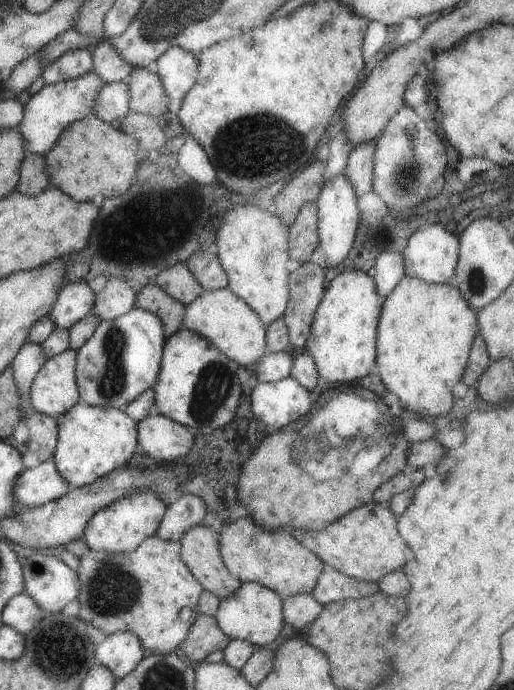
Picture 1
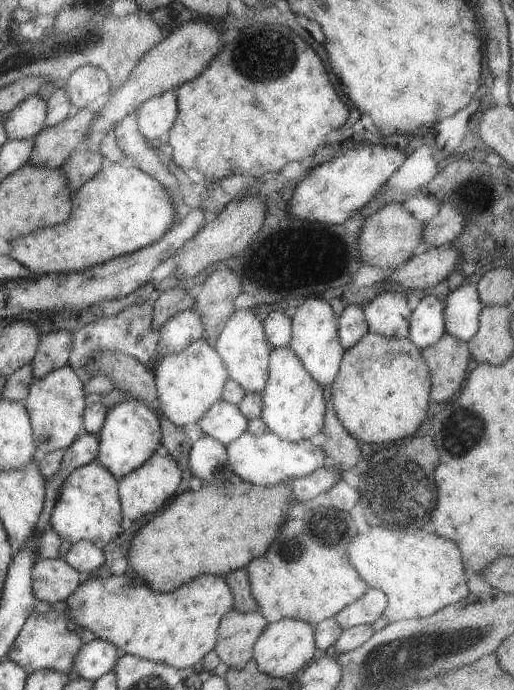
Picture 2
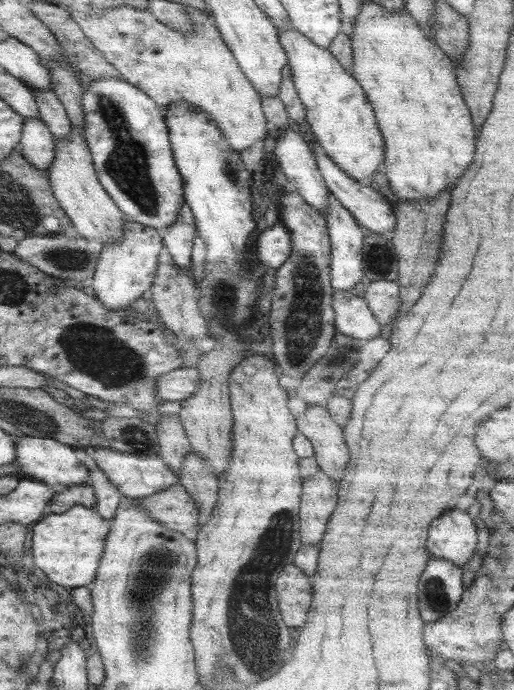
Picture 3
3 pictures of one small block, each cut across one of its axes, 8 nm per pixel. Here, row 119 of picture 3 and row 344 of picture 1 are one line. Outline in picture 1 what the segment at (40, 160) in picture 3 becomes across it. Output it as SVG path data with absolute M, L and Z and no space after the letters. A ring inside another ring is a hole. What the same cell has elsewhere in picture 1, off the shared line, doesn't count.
M25 344L9 364L13 368L13 380L19 390L19 418L21 420L31 418L33 414L29 406L29 388L43 364L45 364L45 356L41 352L41 346L37 344Z

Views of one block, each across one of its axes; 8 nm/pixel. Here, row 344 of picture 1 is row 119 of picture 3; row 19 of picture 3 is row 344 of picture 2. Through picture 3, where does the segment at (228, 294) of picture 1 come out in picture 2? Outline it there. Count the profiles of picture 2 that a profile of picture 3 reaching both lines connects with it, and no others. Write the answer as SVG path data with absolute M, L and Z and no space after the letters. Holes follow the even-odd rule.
M145 300L141 304L133 304L121 312L115 312L115 310L107 310L105 318L97 320L97 322L91 322L83 328L79 328L75 334L73 334L73 350L69 352L69 368L75 370L79 374L79 378L85 382L89 378L87 372L83 372L81 364L87 360L89 354L101 354L101 352L123 352L127 356L133 356L137 358L147 370L151 370L153 366L149 366L149 362L153 362L153 354L155 354L155 344L157 344L157 338L159 338L159 332L151 332L149 326L151 326L151 308L153 308L153 300ZM203 338L191 342L185 350L179 350L177 354L165 356L155 366L153 374L155 374L155 388L157 388L155 400L159 404L159 412L179 428L185 428L187 424L195 424L211 408L211 404L219 402L221 390L229 380L219 354Z

